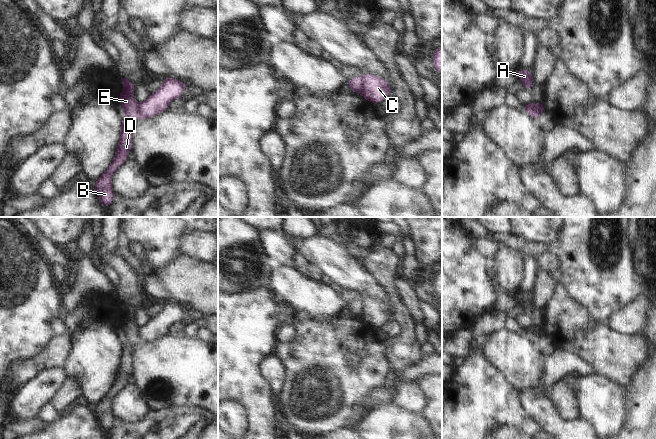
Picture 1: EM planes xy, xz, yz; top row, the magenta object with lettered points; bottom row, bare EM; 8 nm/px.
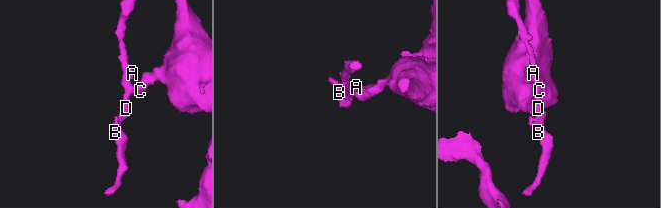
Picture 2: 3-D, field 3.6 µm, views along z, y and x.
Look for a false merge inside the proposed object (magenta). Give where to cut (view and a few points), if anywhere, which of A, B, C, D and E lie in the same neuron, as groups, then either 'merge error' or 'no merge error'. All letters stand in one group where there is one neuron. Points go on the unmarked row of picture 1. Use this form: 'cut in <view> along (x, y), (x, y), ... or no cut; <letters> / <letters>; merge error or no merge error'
cut in xz along (362, 301), (363, 308), (360, 317); A B D E / C; merge error

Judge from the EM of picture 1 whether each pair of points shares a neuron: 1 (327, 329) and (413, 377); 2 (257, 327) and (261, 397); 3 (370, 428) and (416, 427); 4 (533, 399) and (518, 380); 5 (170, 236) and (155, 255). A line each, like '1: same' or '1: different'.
1: different
2: same
3: same
4: different
5: same

